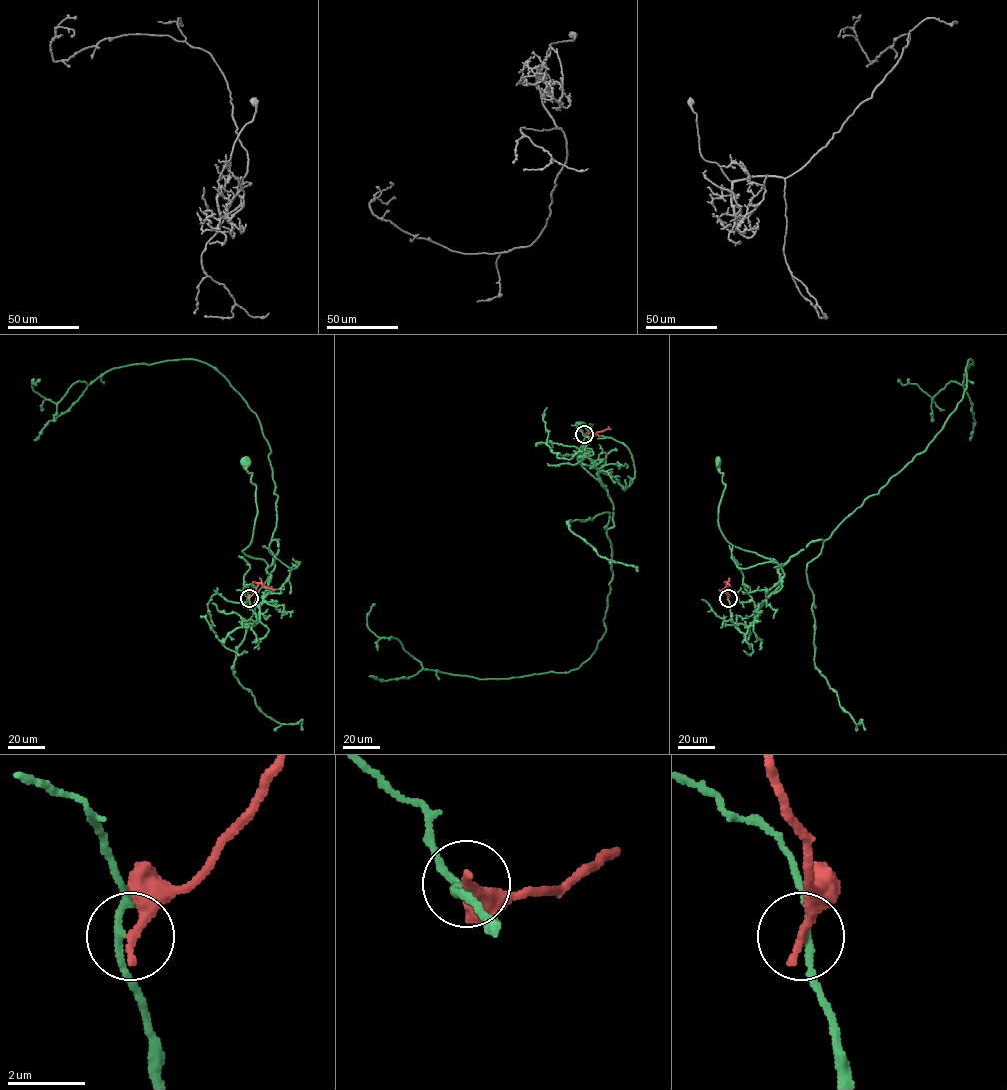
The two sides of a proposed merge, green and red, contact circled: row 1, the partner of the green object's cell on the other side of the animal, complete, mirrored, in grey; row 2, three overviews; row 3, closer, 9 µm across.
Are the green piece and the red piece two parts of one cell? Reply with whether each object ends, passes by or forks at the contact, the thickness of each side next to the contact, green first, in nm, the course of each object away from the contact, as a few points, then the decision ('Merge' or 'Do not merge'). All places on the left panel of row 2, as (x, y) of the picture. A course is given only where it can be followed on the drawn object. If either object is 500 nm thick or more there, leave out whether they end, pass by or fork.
At the ring green passes by. At the ring red ends. Thickness 160 nm (green) against 300 nm. Course of green: (248, 598), (254, 625), (270, 575), (263, 559), (242, 551), (249, 545), (257, 513), (256, 485), (246, 462). Course of red: (249, 598), (261, 583), (263, 587), (275, 589). Do not merge

